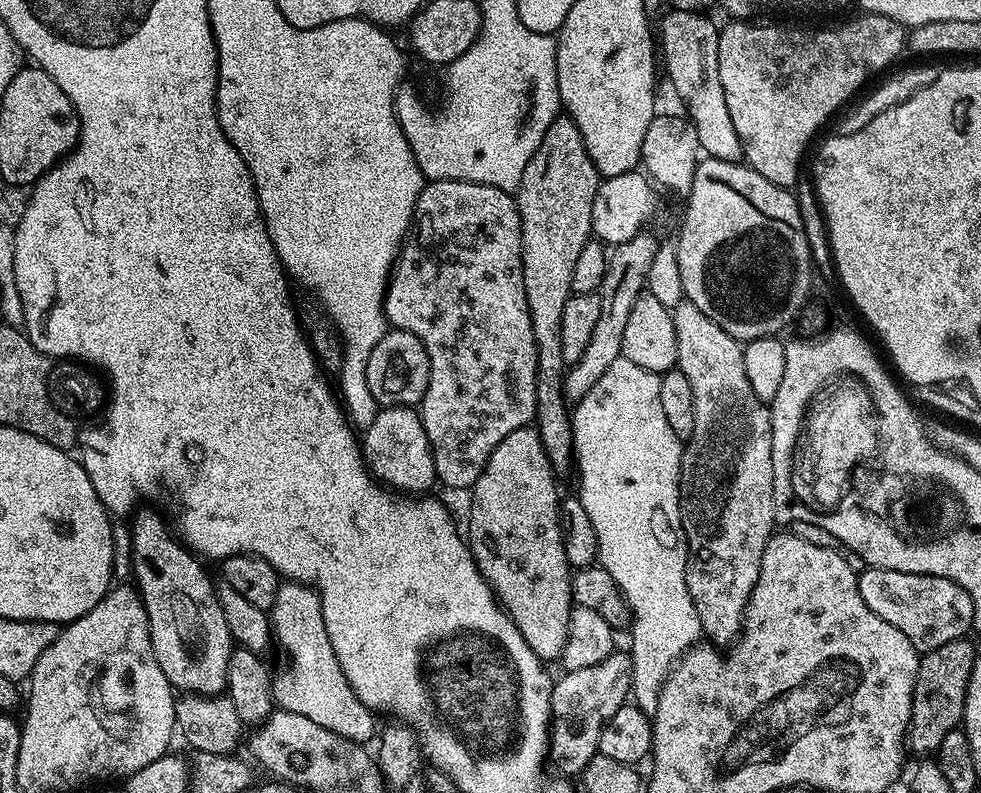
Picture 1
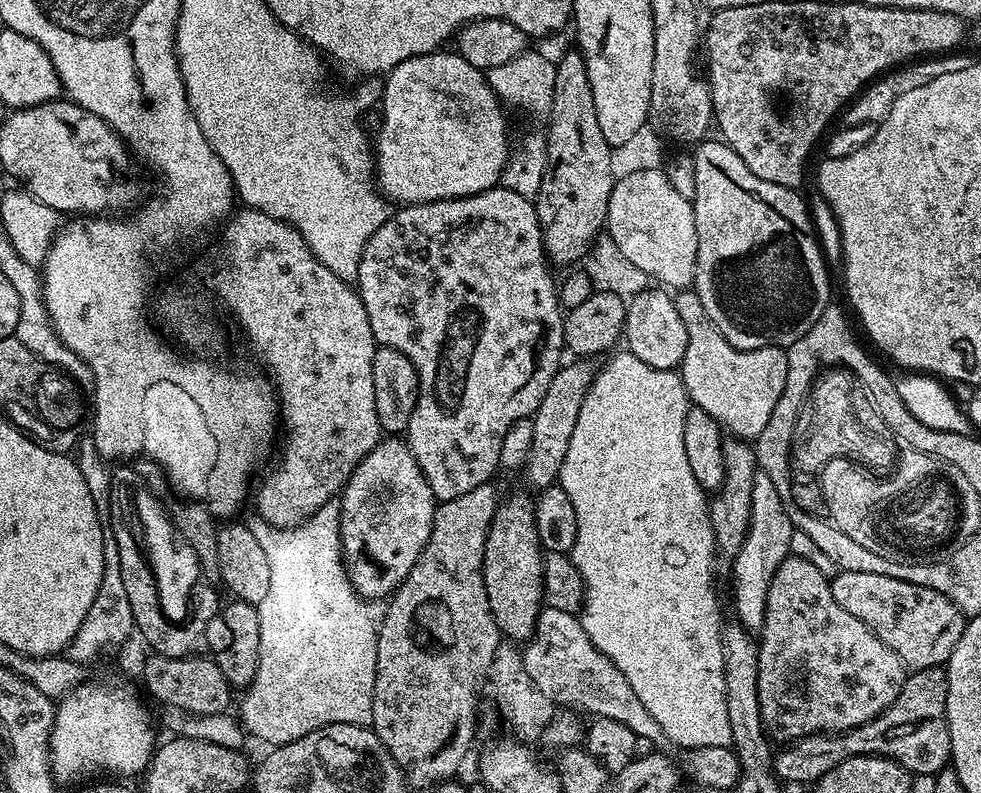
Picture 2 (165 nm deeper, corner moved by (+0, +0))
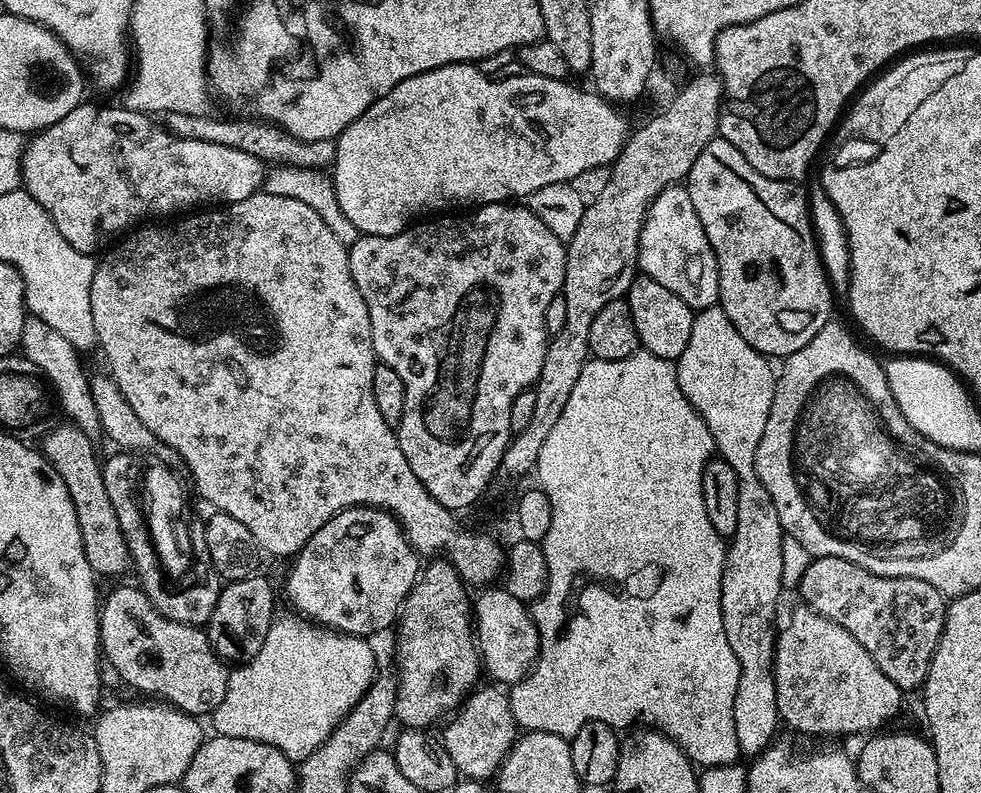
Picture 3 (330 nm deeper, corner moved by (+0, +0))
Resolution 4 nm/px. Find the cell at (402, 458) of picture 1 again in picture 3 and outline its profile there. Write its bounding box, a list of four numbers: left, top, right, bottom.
[288,508,422,638]

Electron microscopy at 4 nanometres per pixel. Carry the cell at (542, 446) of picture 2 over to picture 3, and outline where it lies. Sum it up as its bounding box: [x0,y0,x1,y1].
[394,558,482,730]

